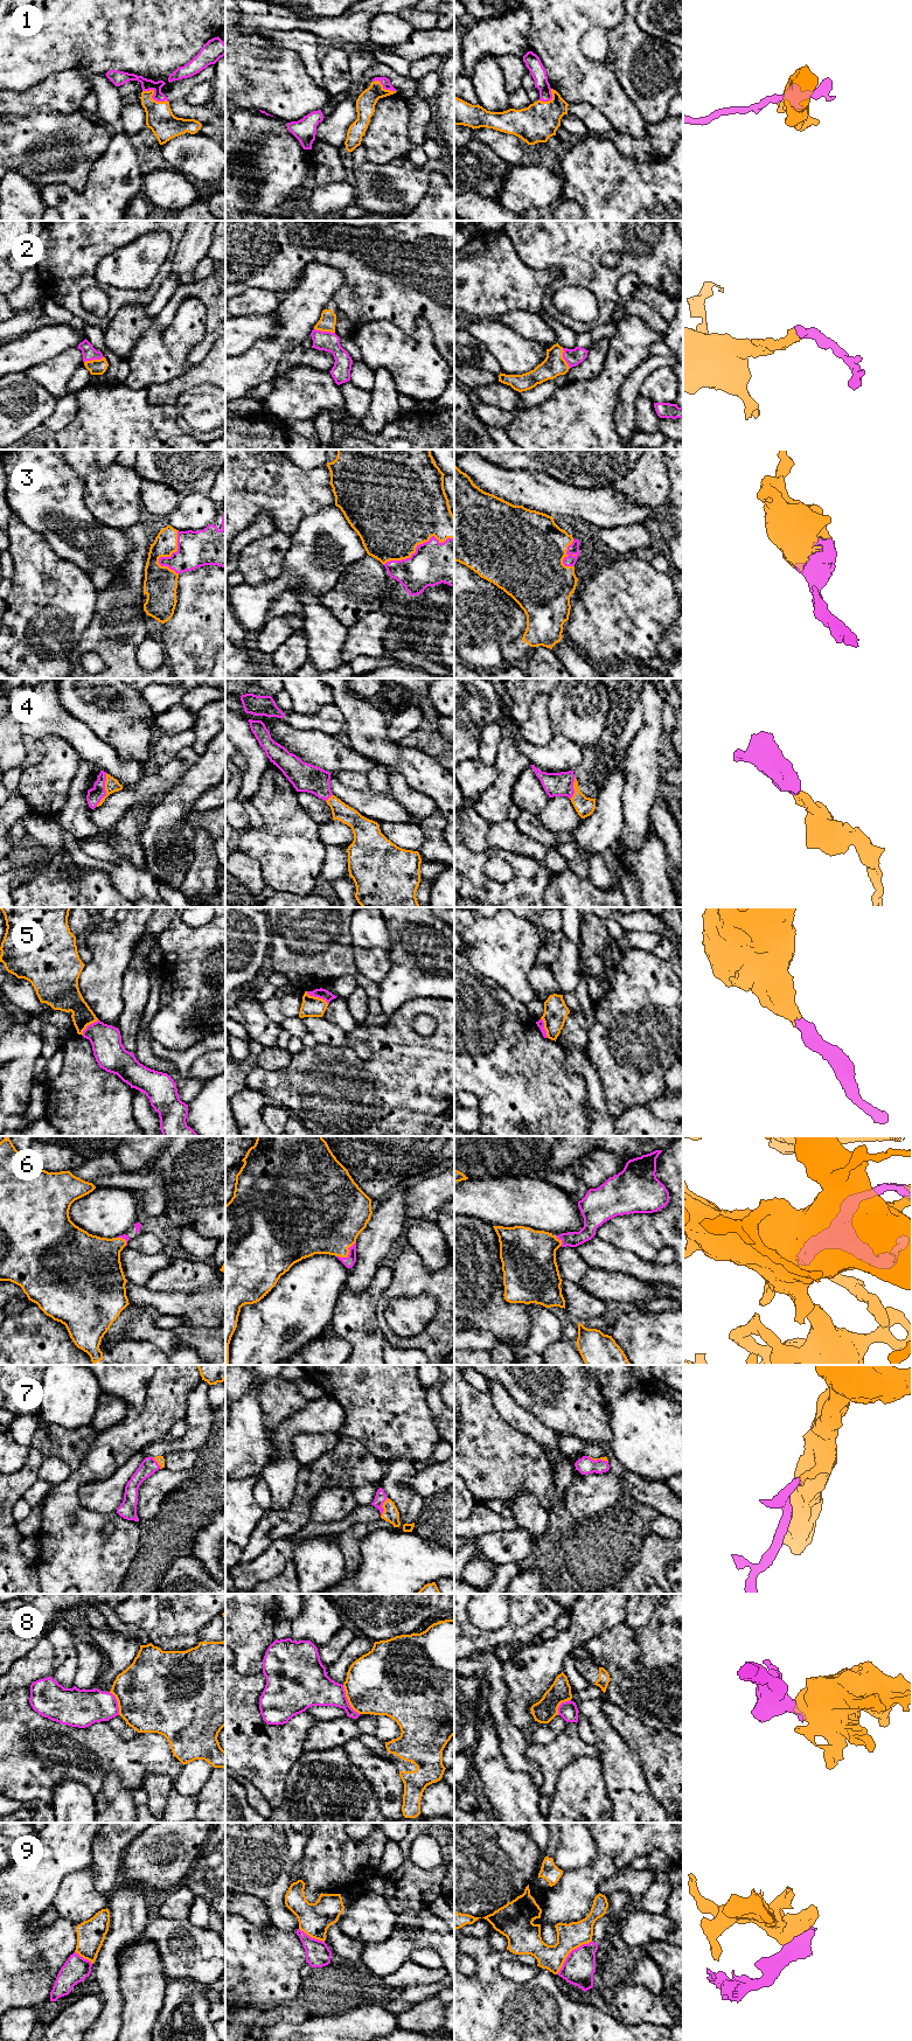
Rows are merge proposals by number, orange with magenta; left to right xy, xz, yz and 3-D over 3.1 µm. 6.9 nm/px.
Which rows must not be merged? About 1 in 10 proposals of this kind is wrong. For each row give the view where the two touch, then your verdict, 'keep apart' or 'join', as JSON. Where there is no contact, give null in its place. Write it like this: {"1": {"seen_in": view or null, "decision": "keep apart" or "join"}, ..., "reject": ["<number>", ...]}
{"1": {"seen_in": "xy", "decision": "join"}, "2": {"seen_in": "xz", "decision": "join"}, "3": {"seen_in": "xz", "decision": "join"}, "4": {"seen_in": "xy", "decision": "join"}, "5": {"seen_in": "xz", "decision": "join"}, "6": {"seen_in": "xz", "decision": "join"}, "7": {"seen_in": "xz", "decision": "join"}, "8": {"seen_in": "xz", "decision": "keep apart"}, "9": {"seen_in": "yz", "decision": "keep apart"}, "reject": ["8", "9"]}

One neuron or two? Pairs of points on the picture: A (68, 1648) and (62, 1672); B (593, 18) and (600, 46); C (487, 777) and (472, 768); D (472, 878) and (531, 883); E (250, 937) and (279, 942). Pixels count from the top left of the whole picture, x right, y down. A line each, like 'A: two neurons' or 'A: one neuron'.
A: one neuron
B: two neurons
C: one neuron
D: one neuron
E: two neurons

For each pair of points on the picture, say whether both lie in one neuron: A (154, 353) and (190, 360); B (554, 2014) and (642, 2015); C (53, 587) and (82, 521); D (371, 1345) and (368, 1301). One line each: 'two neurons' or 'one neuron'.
A: one neuron
B: two neurons
C: two neurons
D: one neuron

